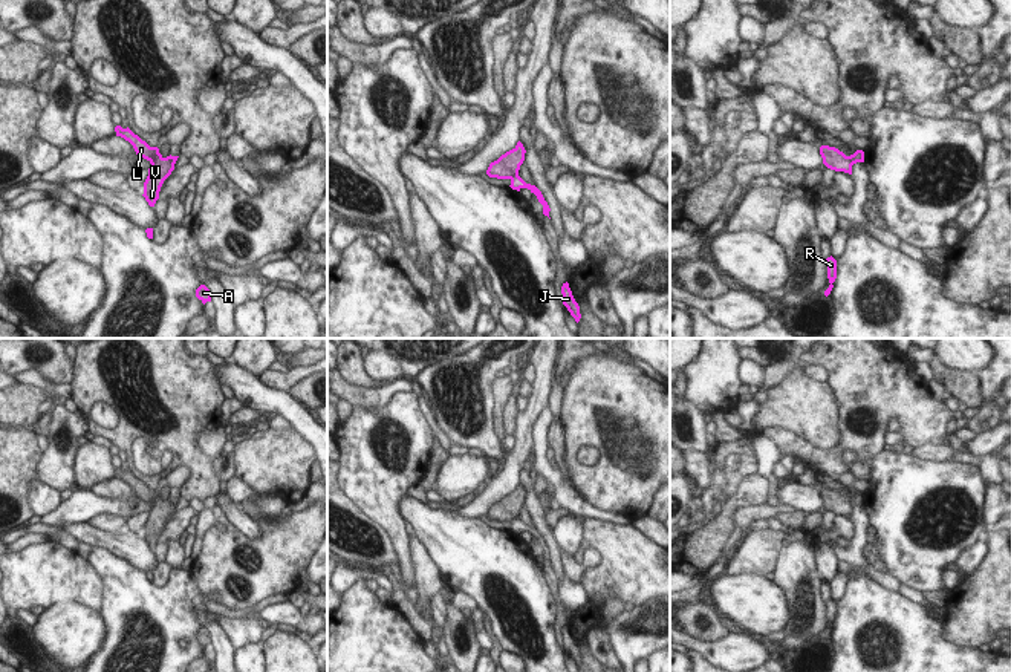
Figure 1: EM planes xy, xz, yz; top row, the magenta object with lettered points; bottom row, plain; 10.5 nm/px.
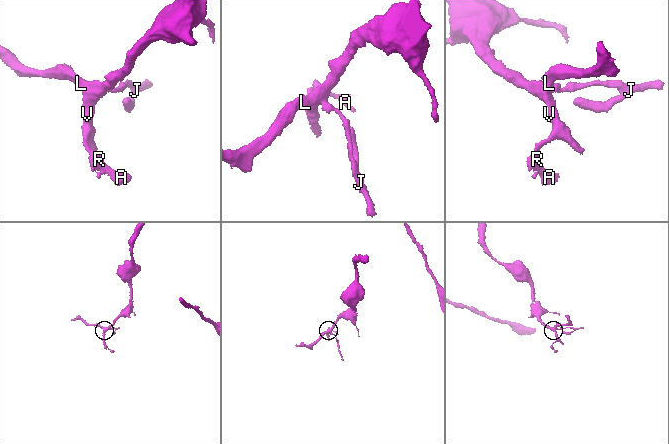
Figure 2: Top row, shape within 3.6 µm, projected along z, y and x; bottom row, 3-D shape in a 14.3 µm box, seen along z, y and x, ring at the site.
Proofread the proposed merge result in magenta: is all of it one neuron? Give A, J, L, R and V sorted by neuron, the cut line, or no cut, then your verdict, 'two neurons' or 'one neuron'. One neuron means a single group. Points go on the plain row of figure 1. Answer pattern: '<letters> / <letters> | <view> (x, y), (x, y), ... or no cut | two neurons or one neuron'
A L R V / J | xz (517, 516), (510, 521) | two neurons

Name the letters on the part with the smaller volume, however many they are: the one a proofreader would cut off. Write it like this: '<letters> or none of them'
J.

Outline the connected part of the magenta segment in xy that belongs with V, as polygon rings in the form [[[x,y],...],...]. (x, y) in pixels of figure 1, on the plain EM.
[[[116,468],[115,475],[116,475],[116,479],[124,481],[133,488],[139,501],[144,501],[151,507],[151,510],[148,511],[148,519],[144,525],[142,539],[145,540],[150,550],[154,550],[156,543],[159,542],[161,530],[164,524],[174,513],[176,505],[171,504],[168,499],[164,501],[159,496],[158,490],[150,490],[145,484],[142,484],[138,478],[135,478],[128,470],[122,471],[121,468]]]

